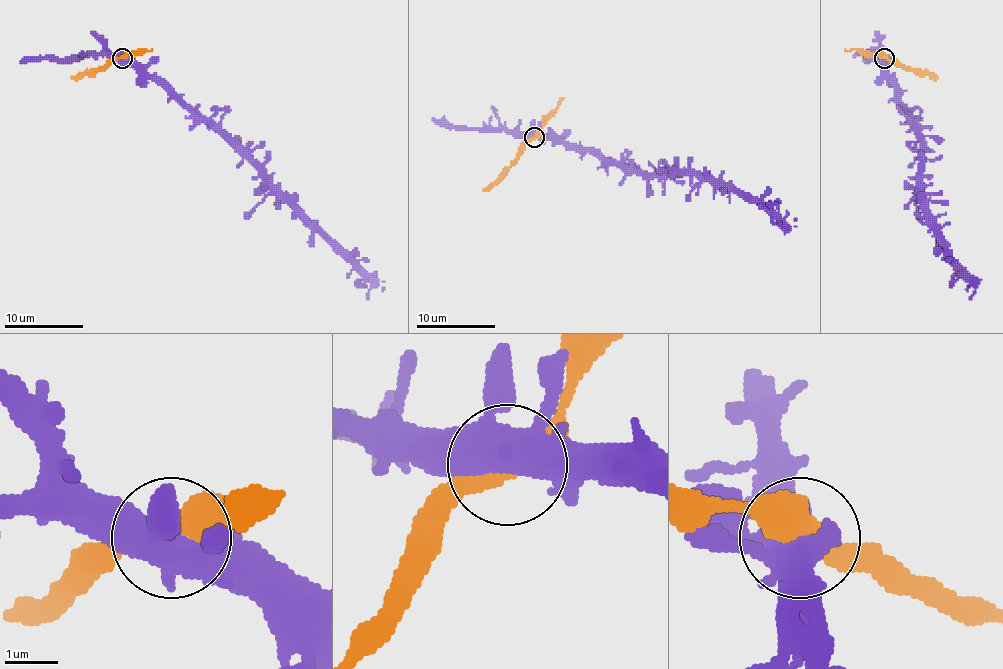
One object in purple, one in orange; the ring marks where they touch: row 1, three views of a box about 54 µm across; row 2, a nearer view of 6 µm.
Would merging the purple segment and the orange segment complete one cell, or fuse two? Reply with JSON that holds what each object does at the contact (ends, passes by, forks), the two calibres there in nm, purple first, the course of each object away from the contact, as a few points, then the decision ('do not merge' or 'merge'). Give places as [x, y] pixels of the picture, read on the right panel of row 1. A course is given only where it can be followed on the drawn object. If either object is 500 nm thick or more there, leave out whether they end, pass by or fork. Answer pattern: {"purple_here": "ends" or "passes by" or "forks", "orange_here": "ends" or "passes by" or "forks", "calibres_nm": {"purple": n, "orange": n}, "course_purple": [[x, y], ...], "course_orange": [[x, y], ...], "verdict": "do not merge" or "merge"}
{"purple_here": "forks", "orange_here": "passes by", "calibres_nm": {"purple": 480, "orange": 440}, "course_purple": [[884, 59], [896, 98], [916, 128], [926, 220], [940, 246], [971, 279], [975, 289], [969, 299]], "course_orange": [[884, 59], [926, 71], [938, 78]], "verdict": "do not merge"}

